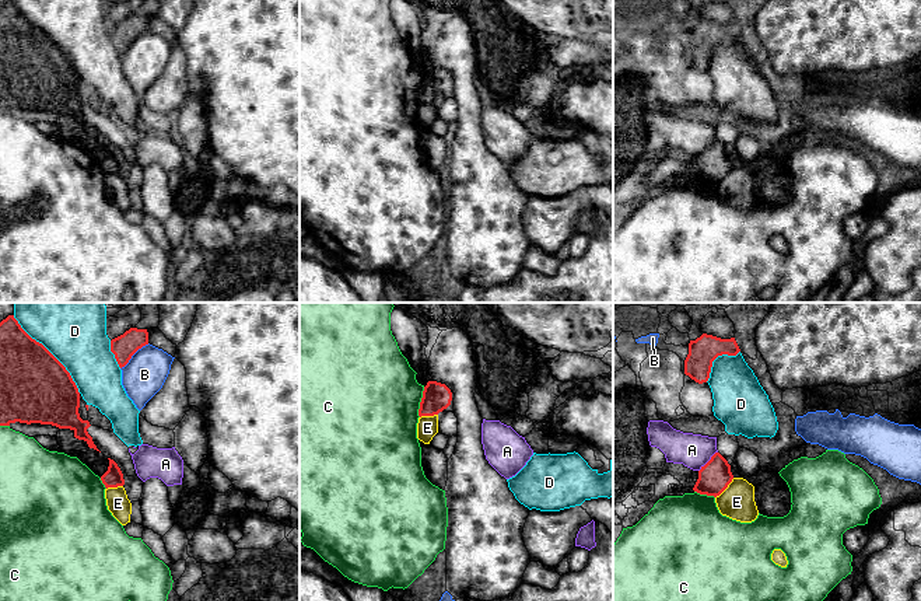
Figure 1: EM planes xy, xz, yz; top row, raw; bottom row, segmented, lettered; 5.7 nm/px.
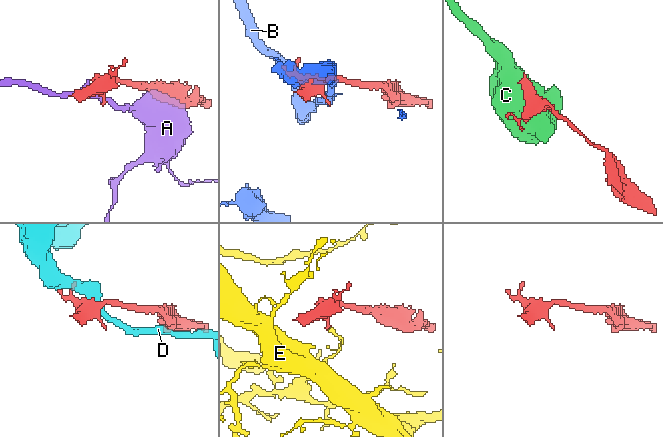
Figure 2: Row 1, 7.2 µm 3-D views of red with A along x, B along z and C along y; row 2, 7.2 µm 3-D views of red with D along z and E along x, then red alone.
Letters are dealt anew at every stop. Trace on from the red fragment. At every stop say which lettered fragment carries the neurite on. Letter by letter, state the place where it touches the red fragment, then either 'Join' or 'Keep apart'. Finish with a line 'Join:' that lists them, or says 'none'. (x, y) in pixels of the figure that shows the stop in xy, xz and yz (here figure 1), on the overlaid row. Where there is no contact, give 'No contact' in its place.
A: Touches red at yz (708, 461). Keep apart
B: Touches red at xy (133, 353). Keep apart
C: Touches red at xz (420, 402). Keep apart
D: Touches red at xy (51, 353). Keep apart
E: Touches red at yz (725, 488). Keep apart
Join: none

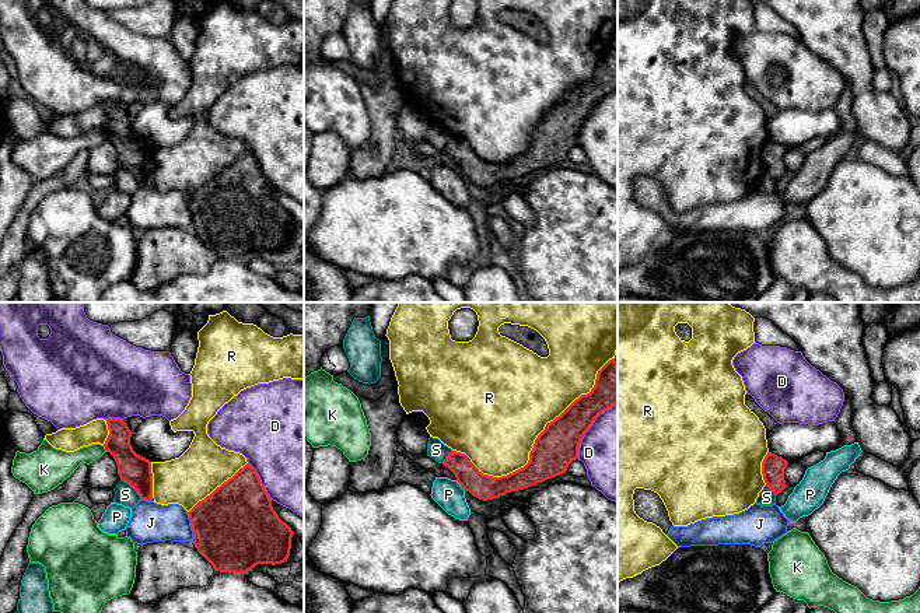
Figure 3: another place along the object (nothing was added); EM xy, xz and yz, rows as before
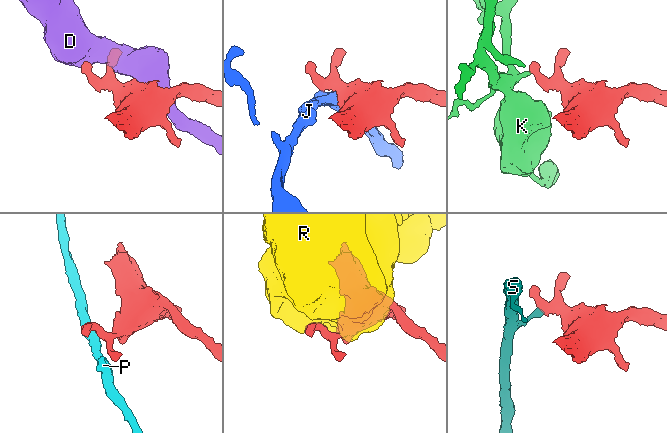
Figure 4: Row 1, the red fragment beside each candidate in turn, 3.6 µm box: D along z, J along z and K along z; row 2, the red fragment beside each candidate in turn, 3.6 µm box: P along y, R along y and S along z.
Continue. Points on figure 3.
D: Touches red at xz (588, 428). Keep apart
J: Touches red at xy (192, 528). Keep apart
K: Touches red at xy (105, 448). Keep apart
P: Touches red at xz (461, 486). Keep apart
R: Touches red at xz (541, 433). Keep apart
S: Touches red at xy (132, 486). Keep apart
Join: none

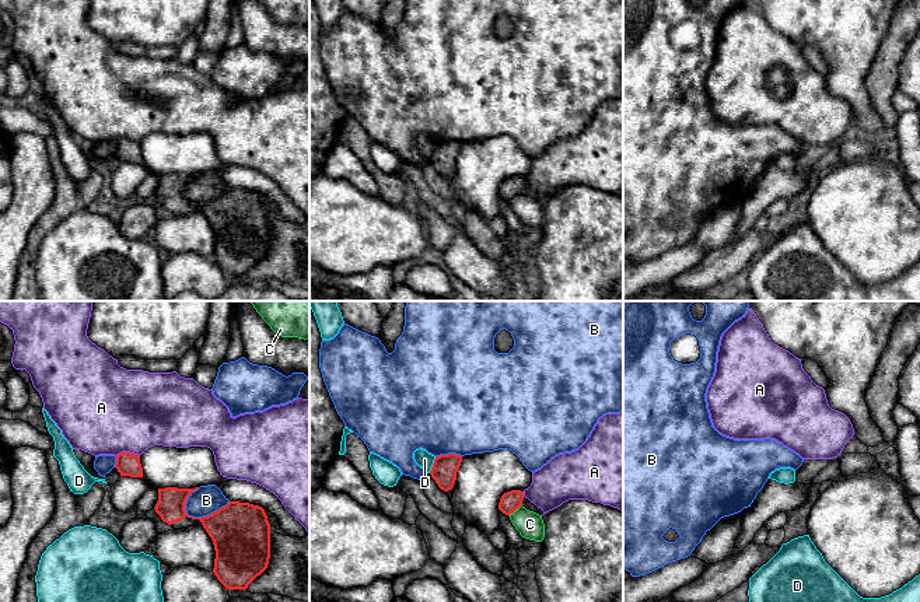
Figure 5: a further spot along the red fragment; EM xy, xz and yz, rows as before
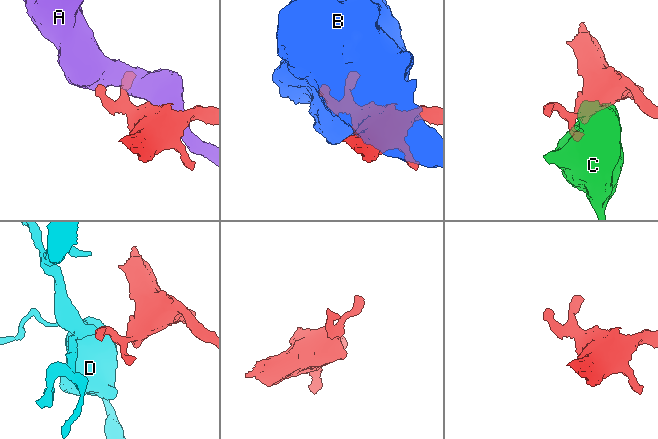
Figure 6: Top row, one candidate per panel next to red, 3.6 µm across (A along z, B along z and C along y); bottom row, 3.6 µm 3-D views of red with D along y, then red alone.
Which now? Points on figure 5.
A: Touches red at xy (128, 452). Keep apart
B: Touches red at xy (207, 515). Keep apart
C: Touches red at xz (514, 510). Keep apart
D: Touches red at xz (433, 465). Keep apart
Join: none

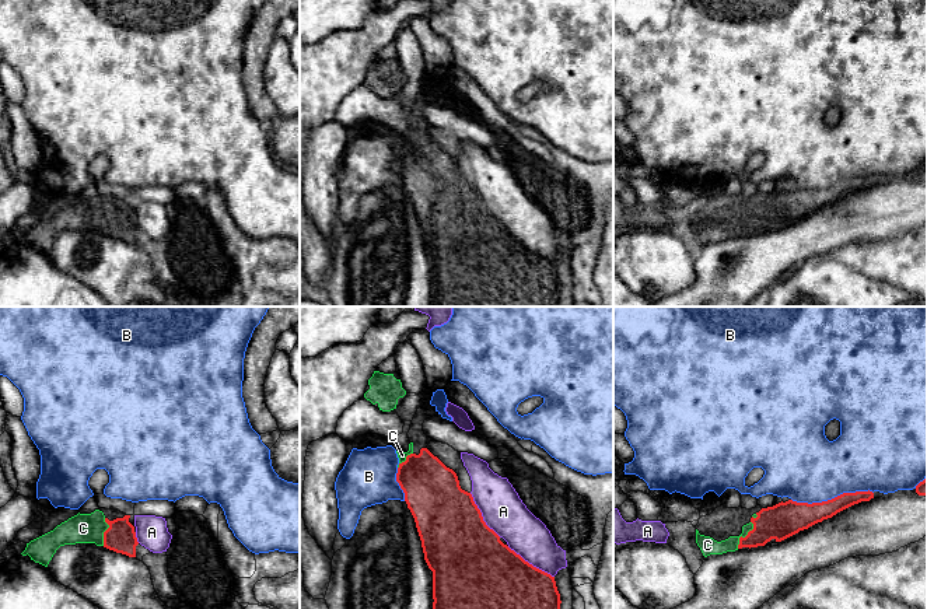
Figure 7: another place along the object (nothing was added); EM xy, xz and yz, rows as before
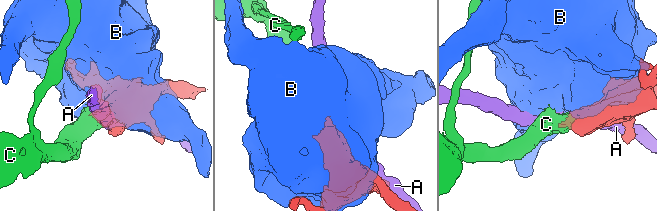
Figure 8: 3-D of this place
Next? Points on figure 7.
A: Touches red at xz (531, 564). Keep apart
B: Touches red at yz (832, 499). Keep apart
C: Touches red at yz (745, 536). Join
Join: C

